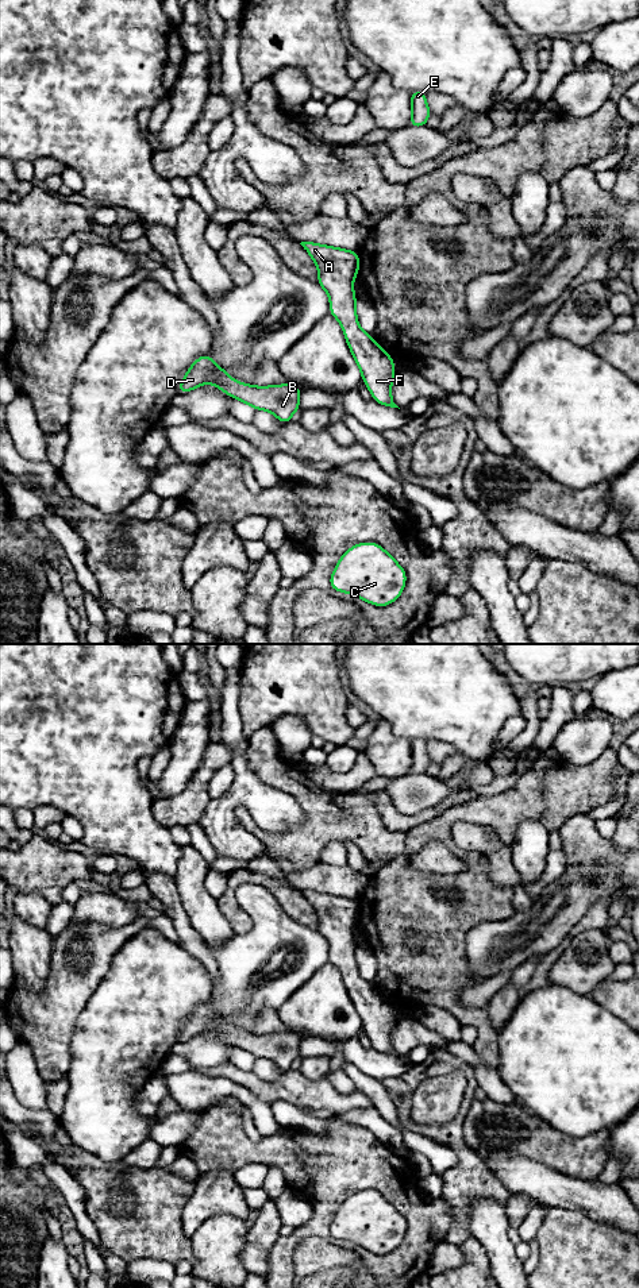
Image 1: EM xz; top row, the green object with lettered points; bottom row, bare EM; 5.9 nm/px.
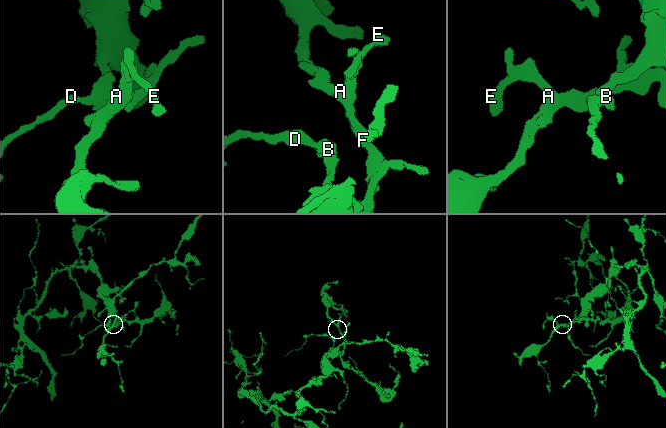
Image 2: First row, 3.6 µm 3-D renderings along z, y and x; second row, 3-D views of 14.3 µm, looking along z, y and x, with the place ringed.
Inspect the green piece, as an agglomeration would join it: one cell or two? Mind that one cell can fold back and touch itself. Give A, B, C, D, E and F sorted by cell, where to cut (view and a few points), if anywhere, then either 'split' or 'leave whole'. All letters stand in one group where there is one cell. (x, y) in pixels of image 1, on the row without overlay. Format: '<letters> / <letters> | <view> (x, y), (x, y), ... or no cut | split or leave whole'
A B C D E F | no cut | leave whole

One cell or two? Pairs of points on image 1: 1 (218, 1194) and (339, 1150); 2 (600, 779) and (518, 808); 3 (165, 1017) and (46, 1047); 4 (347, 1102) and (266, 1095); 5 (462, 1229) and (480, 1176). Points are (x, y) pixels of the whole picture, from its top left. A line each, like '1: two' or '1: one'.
1: two
2: two
3: two
4: one
5: one

